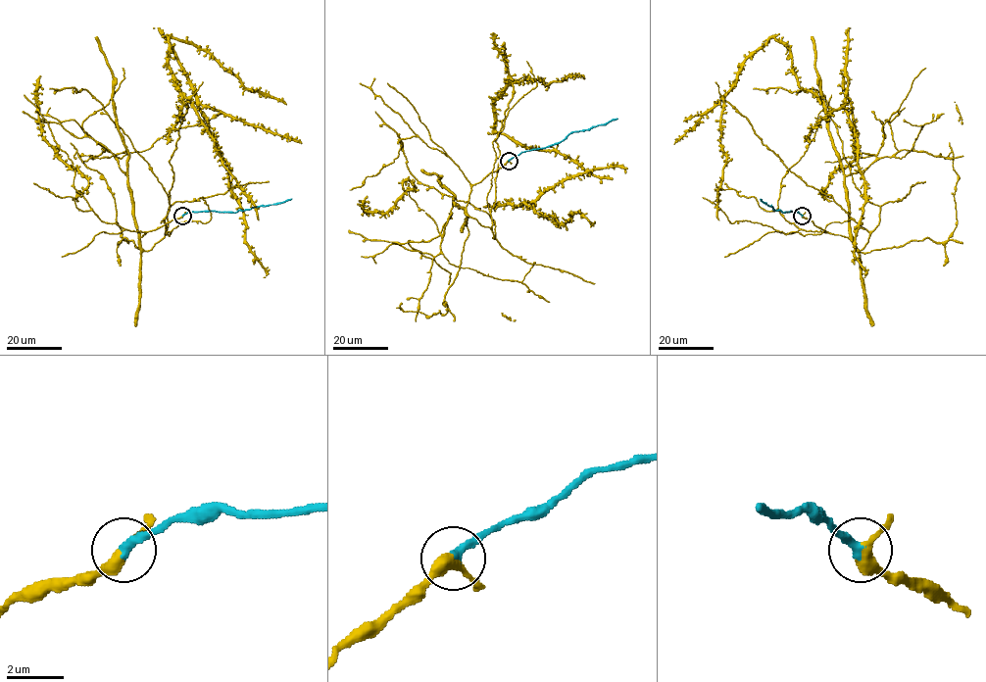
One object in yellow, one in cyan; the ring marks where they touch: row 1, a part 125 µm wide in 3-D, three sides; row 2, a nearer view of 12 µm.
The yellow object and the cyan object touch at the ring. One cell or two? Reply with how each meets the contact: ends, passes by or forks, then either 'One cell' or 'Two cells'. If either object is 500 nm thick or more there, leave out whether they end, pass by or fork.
At the ring yellow passes by. At the ring cyan ends. One cell

